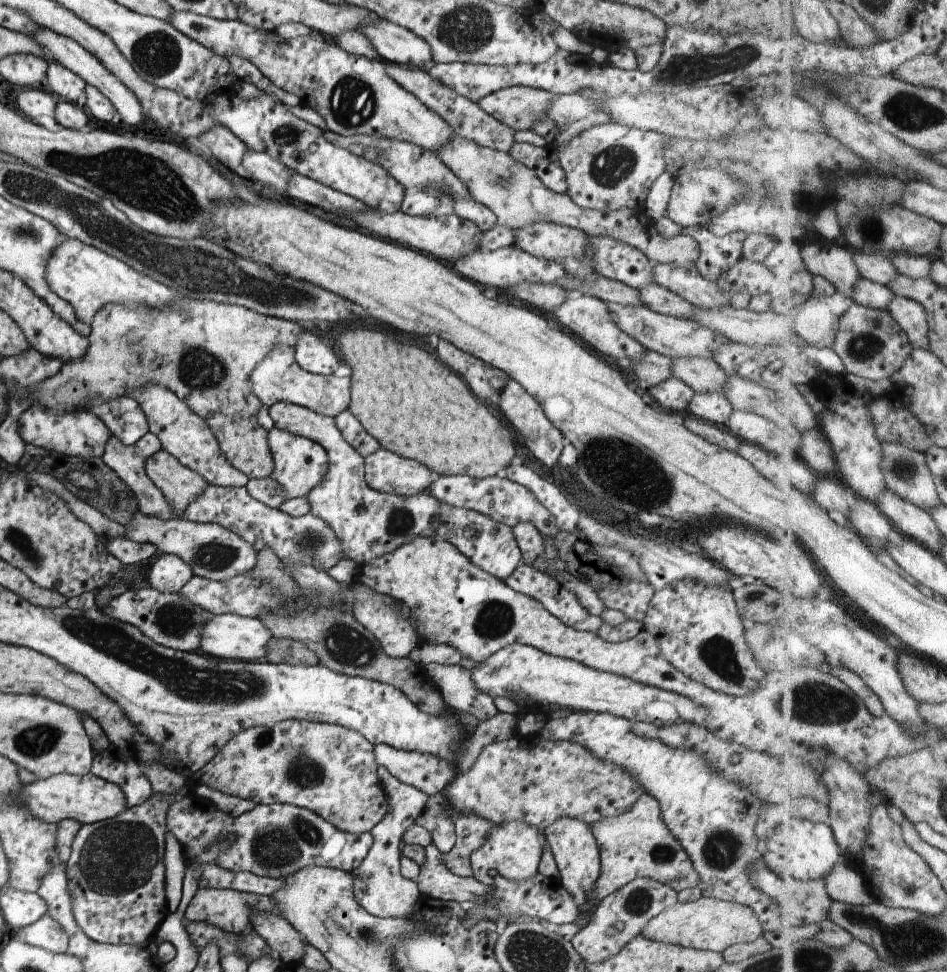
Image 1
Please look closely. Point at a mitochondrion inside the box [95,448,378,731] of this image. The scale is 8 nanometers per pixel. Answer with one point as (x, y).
(216, 555)

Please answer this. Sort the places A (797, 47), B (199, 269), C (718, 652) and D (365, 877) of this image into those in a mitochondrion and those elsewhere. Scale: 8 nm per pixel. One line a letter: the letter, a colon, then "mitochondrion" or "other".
A: other
B: mitochondrion
C: mitochondrion
D: other

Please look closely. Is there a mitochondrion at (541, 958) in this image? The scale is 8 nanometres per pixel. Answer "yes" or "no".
yes

